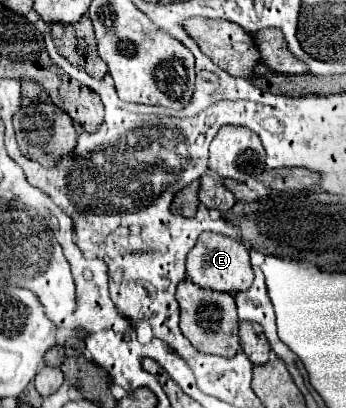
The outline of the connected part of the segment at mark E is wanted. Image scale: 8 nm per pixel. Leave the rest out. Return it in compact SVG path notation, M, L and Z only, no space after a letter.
M204 232L198 238L198 244L186 256L186 278L200 288L208 288L216 292L230 292L230 294L244 292L252 286L254 280L248 248L242 242L236 242L228 236Z

